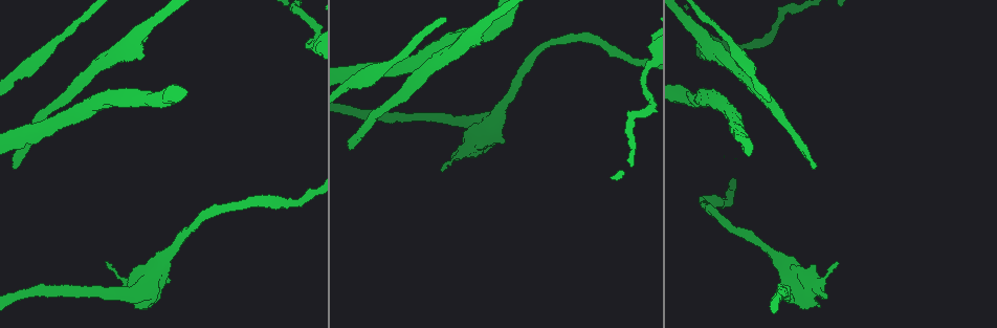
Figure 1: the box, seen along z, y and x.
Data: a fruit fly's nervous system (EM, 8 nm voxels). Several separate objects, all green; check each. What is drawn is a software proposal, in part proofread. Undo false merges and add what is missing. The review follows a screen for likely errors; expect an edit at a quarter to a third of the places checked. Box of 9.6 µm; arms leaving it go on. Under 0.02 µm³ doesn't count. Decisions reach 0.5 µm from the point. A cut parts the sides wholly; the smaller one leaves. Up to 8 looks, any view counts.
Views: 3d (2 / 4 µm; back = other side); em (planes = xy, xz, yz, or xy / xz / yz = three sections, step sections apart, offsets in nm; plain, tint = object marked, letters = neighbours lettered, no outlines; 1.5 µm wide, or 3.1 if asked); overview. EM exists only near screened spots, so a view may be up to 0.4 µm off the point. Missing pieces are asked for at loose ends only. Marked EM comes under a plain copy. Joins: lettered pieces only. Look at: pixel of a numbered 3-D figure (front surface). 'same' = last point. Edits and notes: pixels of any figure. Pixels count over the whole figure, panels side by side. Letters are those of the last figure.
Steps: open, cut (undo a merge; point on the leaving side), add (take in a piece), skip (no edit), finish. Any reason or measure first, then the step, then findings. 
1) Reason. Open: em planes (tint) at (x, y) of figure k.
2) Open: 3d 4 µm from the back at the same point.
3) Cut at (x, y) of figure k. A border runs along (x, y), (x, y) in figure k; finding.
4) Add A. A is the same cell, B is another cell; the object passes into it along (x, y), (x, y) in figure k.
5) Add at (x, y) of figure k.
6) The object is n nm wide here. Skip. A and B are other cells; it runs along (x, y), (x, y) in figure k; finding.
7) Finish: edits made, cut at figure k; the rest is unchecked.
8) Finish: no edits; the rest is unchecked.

An open end. Open: 3d 4 µm at (826, 297) of figure 1.

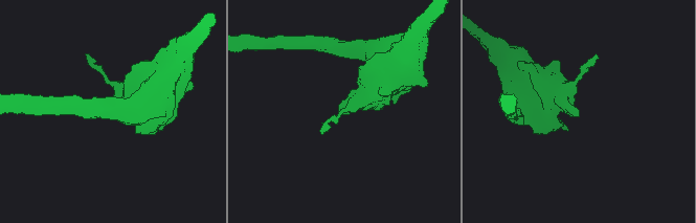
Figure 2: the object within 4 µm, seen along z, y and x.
Open: em planes (letters) at (578, 115) of figure 2.

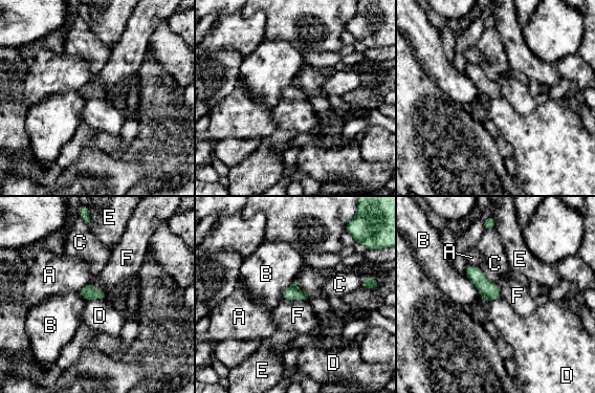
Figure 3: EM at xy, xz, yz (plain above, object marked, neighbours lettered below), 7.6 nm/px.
The longest contact is with B, 280 nm. Skip. A, B, C, D, E and F are other cells; none of them fits.

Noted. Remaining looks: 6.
Free end. Open: 3d 2 µm at (351, 147) of figure 1.

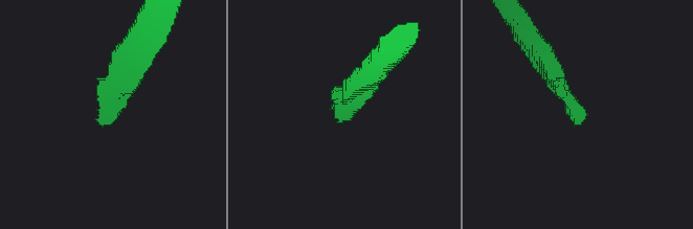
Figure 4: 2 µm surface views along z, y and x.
Open: em planes (letters) at (340, 107) of figure 4.

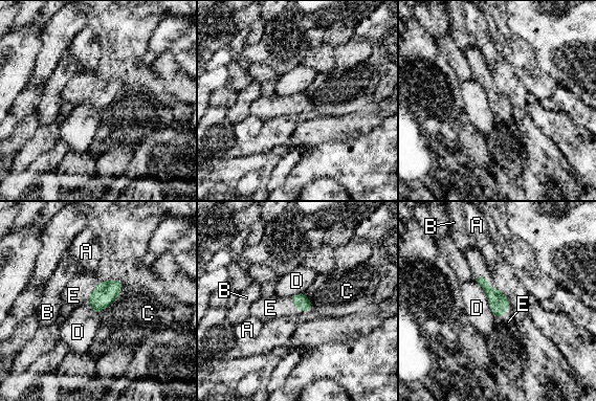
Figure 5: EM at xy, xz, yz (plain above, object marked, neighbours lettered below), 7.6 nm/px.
The longest contact is with D, 340 nm. Add E. E is the same cell, A, B, C and D are other cells; the object passes into it along (498, 301), (504, 315), (508, 321) in figure 5; it goes on there.

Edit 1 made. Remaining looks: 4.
Finish: edits made, add at figure 5; the rest is unchecked.

